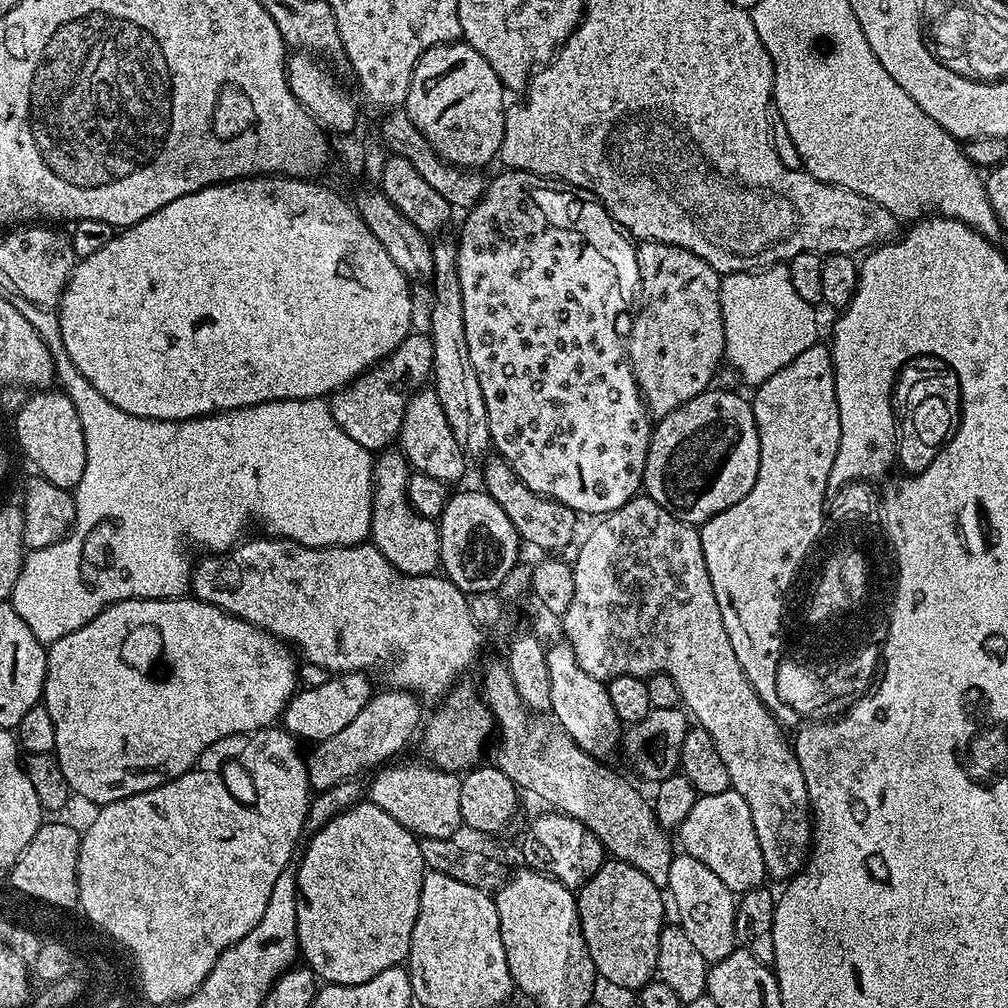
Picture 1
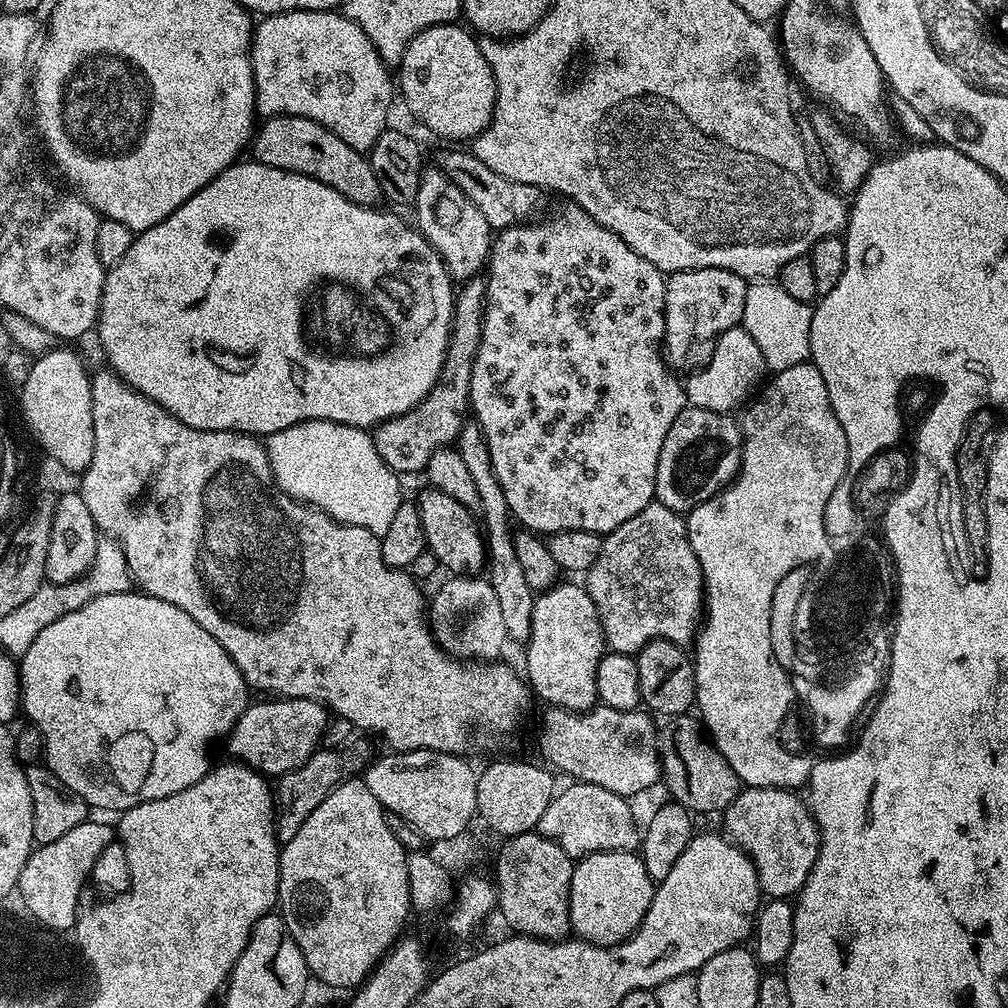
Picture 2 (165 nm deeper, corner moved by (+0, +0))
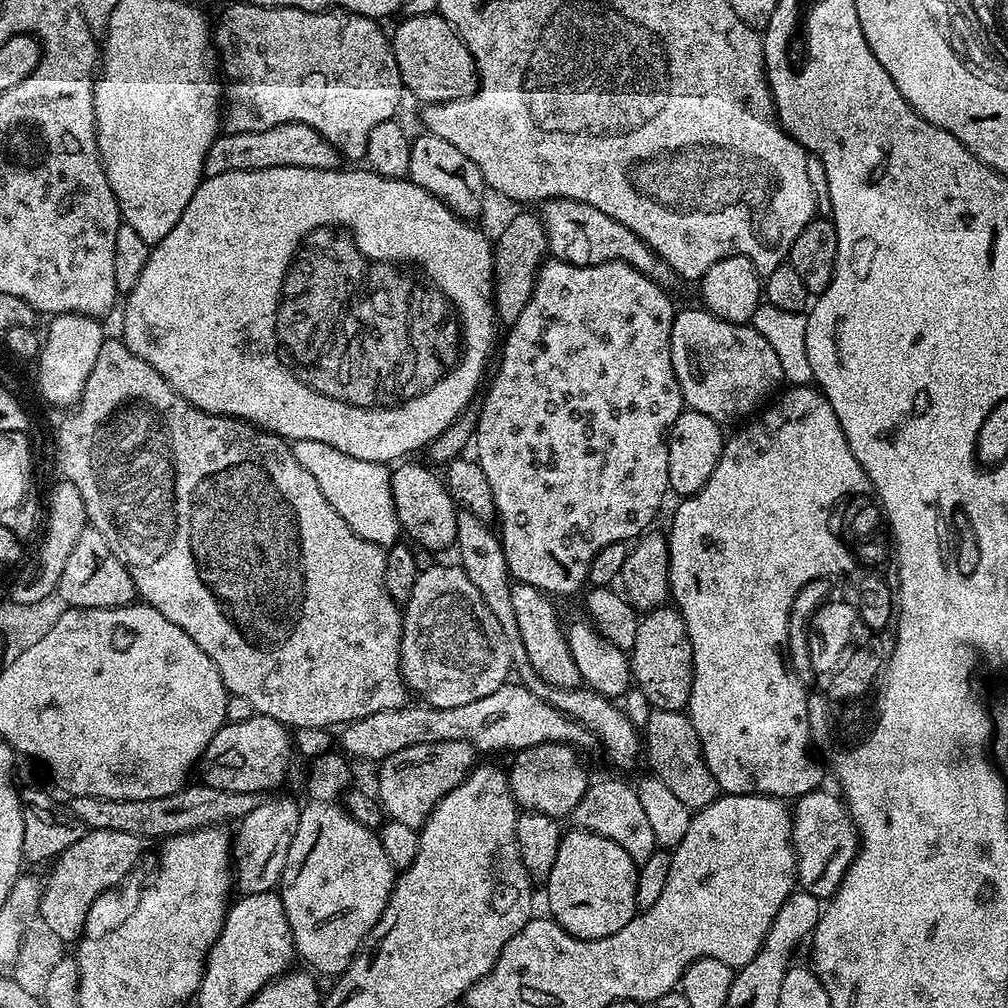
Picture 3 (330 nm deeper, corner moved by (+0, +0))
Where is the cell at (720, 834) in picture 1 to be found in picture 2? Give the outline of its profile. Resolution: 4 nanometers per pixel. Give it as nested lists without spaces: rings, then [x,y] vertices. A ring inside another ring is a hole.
[[[745,787],[722,813],[723,835],[752,859],[752,864],[756,867],[758,874],[761,893],[768,898],[795,897],[800,887],[806,882],[808,875],[812,873],[812,867],[818,858],[820,828],[811,814],[809,805],[801,797],[800,801],[796,796],[799,795],[795,791],[786,788]]]

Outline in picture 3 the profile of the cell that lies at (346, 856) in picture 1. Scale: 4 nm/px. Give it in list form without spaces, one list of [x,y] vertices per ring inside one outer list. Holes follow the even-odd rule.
[[[324,752],[314,757],[308,768],[308,796],[312,801],[303,805],[298,834],[294,834],[294,842],[290,842],[290,854],[286,854],[286,866],[278,885],[297,957],[301,961],[304,959],[309,964],[305,965],[313,973],[331,978],[340,977],[352,965],[364,939],[382,918],[398,875],[390,858],[386,858],[386,850],[382,850],[379,835],[373,829],[362,826],[362,822],[344,811],[343,803],[337,802],[353,780],[352,772],[348,769],[349,757],[336,752]]]

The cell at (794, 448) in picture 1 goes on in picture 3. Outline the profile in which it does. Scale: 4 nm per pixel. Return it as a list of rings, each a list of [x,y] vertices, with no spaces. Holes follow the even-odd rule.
[[[792,386],[787,390],[789,392],[777,404],[769,403],[759,415],[752,418],[757,418],[757,420],[749,419],[747,421],[749,424],[745,428],[738,429],[733,436],[731,433],[725,439],[718,466],[714,466],[714,474],[710,474],[702,490],[698,490],[693,496],[683,497],[679,501],[680,505],[672,516],[672,529],[667,529],[666,532],[670,566],[673,573],[678,574],[678,578],[673,579],[670,596],[686,622],[686,630],[690,634],[692,647],[692,689],[686,714],[692,719],[692,725],[698,734],[704,761],[706,766],[710,766],[710,774],[714,774],[721,793],[729,796],[799,798],[805,796],[807,792],[817,791],[823,785],[820,783],[824,780],[824,772],[818,765],[812,764],[814,754],[807,748],[807,728],[805,728],[805,710],[802,702],[804,696],[801,695],[800,684],[793,679],[792,675],[789,675],[789,671],[784,671],[781,661],[784,618],[787,615],[789,600],[792,600],[792,593],[796,592],[810,575],[810,554],[806,550],[810,537],[805,533],[806,530],[810,530],[810,522],[804,515],[813,512],[819,504],[827,506],[830,501],[843,498],[844,492],[864,492],[864,488],[872,484],[862,470],[858,458],[854,458],[846,442],[846,434],[838,422],[838,414],[834,414],[834,406],[830,406],[824,393],[815,386]]]

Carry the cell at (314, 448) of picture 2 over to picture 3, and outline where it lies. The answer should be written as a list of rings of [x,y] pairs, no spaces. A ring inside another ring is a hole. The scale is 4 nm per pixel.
[[[298,440],[292,444],[292,453],[306,471],[318,482],[318,490],[346,518],[346,526],[354,530],[366,542],[374,542],[381,546],[391,546],[401,539],[402,529],[398,522],[398,514],[394,510],[392,494],[392,473],[389,465],[378,462],[362,462],[362,458],[350,458],[342,454],[342,450],[334,450],[334,446],[326,446],[326,442],[310,442]]]

